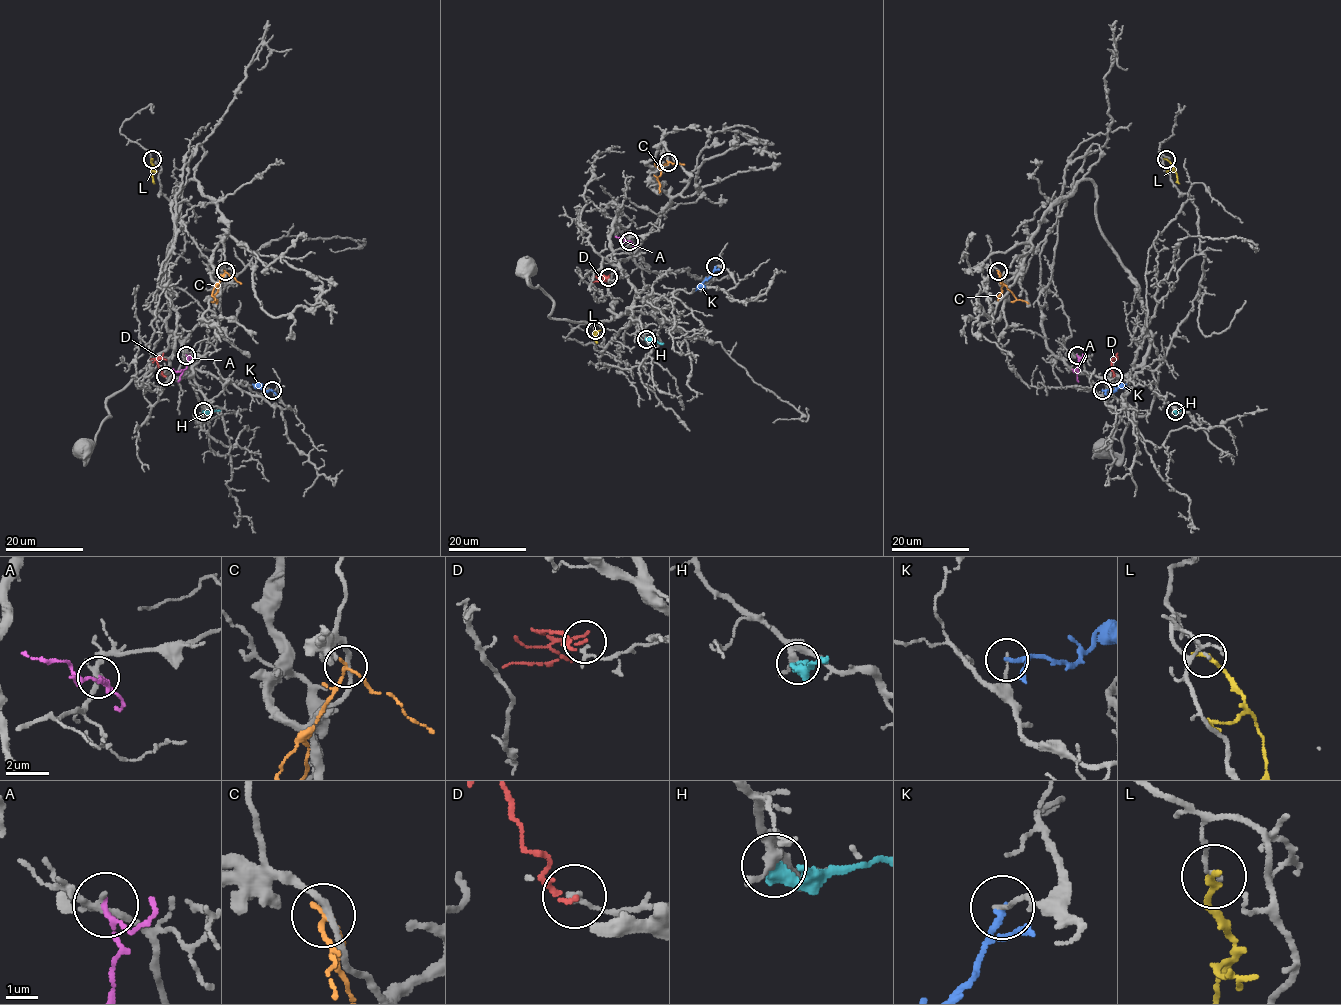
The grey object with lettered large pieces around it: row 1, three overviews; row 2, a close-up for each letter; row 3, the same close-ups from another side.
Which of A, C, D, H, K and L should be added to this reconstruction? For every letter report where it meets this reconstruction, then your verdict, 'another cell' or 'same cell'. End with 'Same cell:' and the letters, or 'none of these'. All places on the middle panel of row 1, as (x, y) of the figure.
A: contact (629, 241); another cell
C: contact (668, 162); another cell
D: contact (608, 277); same cell
H: contact (646, 339); another cell
K: contact (715, 266); another cell
L: contact (595, 330); another cell
Same cell: D

